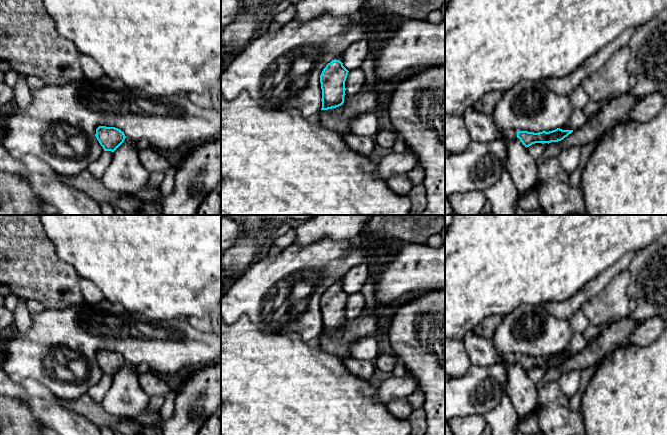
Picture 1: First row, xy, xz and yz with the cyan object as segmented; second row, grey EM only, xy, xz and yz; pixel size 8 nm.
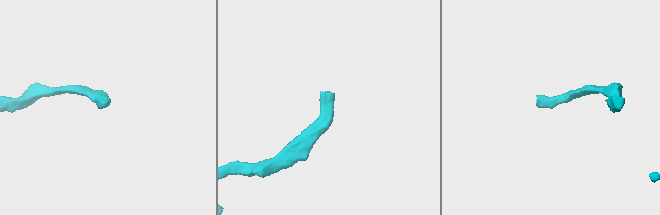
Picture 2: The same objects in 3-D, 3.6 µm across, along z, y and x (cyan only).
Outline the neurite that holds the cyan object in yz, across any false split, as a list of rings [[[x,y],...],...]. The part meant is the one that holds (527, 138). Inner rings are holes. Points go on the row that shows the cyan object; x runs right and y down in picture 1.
[[[557,128],[555,130],[546,132],[542,131],[539,133],[528,132],[528,131],[514,131],[511,129],[500,129],[498,131],[507,139],[514,140],[519,138],[522,144],[527,148],[535,143],[551,143],[551,142],[558,142],[563,140],[569,134],[573,132],[573,130],[562,130]]]

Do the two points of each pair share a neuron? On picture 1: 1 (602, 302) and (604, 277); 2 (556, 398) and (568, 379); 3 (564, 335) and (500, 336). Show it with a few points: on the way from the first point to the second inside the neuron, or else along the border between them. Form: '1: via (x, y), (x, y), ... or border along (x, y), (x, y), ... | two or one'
1: border along (620, 273), (617, 273), (601, 290), (583, 302) | two
2: border along (556, 381), (560, 389), (569, 398) | two
3: via (547, 346), (543, 349), (513, 349) | one

